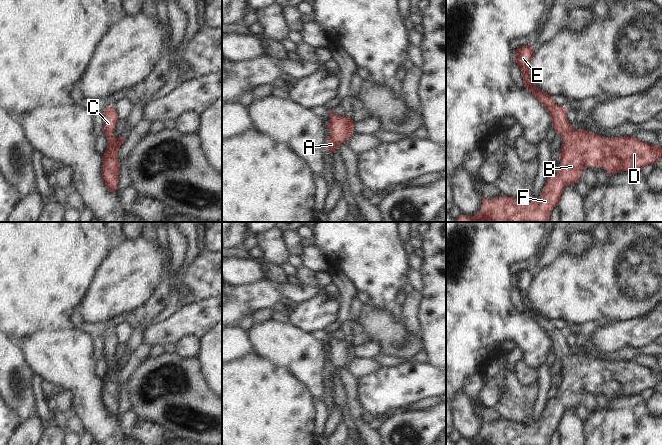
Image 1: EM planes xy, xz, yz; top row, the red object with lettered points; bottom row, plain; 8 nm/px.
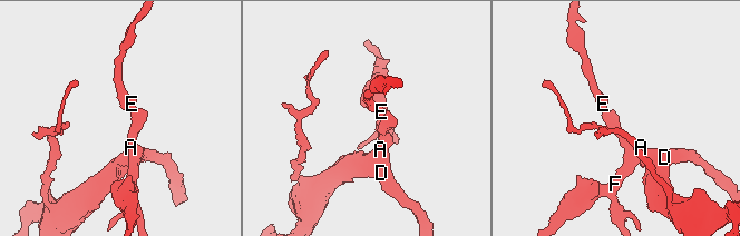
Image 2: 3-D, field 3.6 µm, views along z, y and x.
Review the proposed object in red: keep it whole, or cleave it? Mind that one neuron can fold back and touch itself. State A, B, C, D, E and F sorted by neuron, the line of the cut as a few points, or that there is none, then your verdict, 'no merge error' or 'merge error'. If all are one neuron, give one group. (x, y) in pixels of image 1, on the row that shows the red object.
A B C D E F | no cut | no merge error

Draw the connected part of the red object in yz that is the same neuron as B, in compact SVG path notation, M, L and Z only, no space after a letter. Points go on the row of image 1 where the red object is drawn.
M530 45L522 46L514 52L515 62L522 72L524 88L530 90L534 97L545 107L551 116L552 126L556 133L562 136L562 146L559 152L561 162L558 169L554 174L548 176L547 183L538 198L525 202L507 196L496 199L482 197L481 209L474 217L461 215L454 222L548 222L550 213L558 205L565 187L578 183L586 166L604 167L608 176L611 176L621 171L642 170L645 165L654 165L662 157L661 146L652 146L649 143L637 140L635 137L606 138L583 129L573 129L566 117L567 109L557 105L552 96L539 90L529 79L529 66L533 54L534 48Z

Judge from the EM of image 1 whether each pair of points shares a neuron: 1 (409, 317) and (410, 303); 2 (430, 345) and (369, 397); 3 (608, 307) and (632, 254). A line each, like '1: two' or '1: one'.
1: one
2: two
3: one

